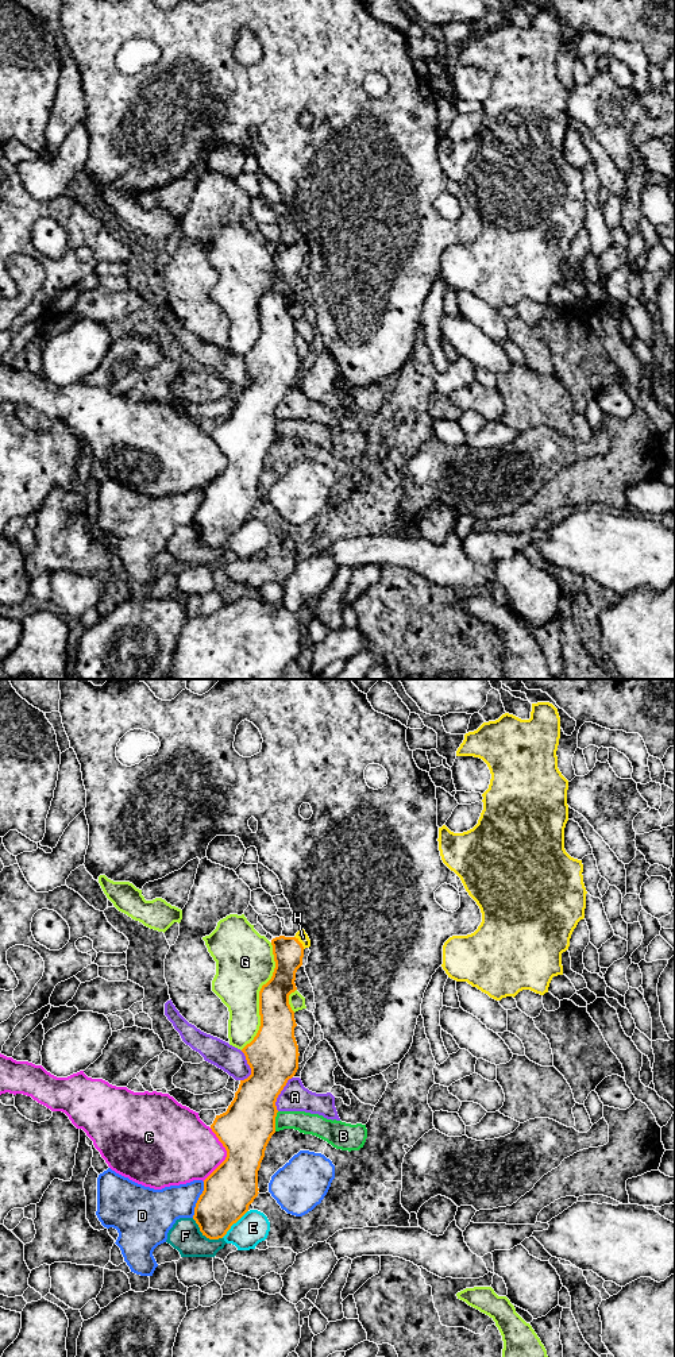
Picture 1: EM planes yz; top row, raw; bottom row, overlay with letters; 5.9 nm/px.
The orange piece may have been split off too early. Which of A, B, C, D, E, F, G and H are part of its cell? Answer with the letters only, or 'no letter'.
H

